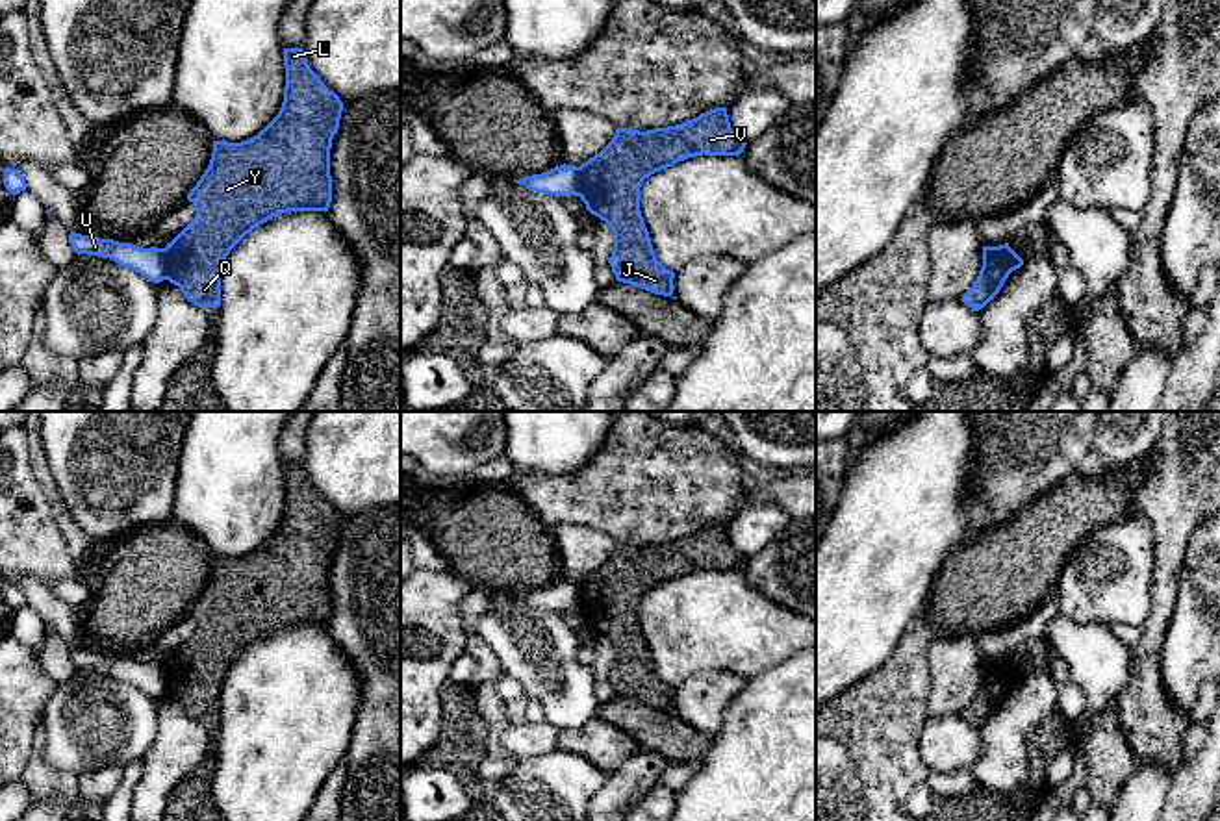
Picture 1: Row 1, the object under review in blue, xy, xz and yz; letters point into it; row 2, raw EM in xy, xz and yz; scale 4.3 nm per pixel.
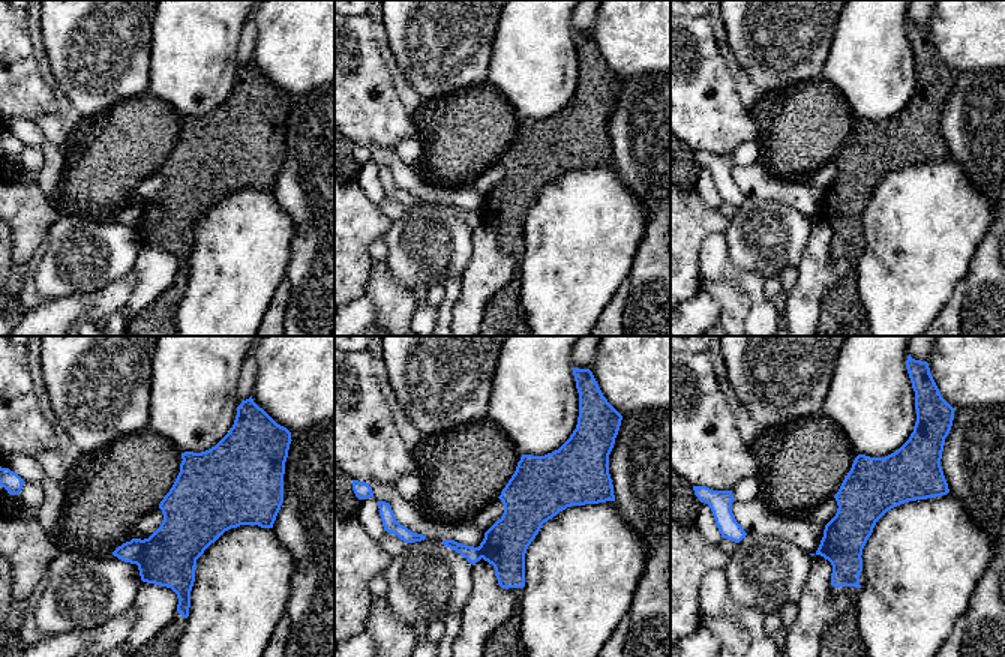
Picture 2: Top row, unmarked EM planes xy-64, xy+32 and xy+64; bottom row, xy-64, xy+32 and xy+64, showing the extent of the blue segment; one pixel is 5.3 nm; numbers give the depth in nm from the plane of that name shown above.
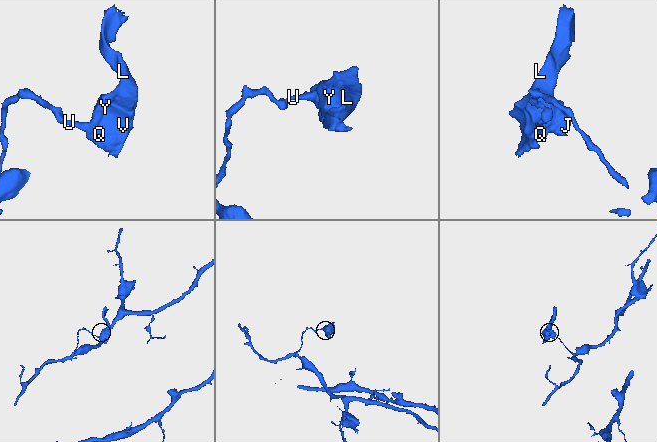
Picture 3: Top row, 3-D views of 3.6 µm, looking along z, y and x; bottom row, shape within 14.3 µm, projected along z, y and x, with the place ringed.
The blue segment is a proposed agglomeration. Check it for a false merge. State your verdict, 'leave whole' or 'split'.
split

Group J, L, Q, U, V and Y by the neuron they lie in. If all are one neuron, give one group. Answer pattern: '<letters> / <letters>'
J L Q V Y / U

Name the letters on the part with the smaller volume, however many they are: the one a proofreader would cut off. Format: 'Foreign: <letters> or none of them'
Foreign: J, L, Q, V, Y

